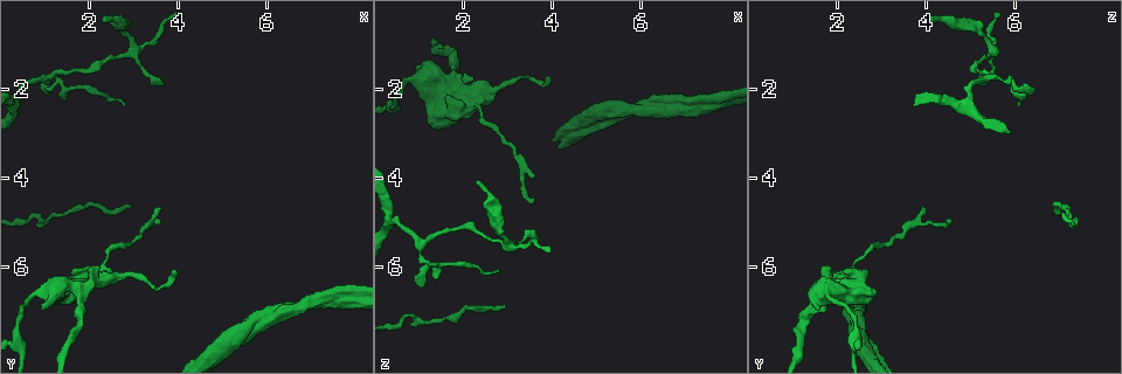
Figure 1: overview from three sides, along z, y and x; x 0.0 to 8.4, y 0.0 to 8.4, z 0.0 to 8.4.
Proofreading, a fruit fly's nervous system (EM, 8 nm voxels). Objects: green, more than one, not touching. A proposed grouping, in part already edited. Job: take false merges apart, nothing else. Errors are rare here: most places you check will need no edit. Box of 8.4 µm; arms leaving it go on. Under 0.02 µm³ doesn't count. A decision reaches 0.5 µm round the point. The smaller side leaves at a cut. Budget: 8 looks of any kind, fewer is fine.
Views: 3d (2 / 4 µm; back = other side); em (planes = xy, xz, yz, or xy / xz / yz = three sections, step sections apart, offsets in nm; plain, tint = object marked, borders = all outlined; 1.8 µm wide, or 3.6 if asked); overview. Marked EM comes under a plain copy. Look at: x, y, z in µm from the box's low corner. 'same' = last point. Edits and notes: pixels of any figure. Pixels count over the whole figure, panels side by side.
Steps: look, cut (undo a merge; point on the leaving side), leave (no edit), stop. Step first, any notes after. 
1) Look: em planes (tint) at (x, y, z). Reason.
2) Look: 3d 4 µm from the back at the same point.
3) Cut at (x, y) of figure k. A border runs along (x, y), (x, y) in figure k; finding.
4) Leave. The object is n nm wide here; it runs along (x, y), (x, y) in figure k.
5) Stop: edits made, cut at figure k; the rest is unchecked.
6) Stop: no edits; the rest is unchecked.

Look: em planes (tint) at (1.05, 1.70, 5.50). Arms part here.

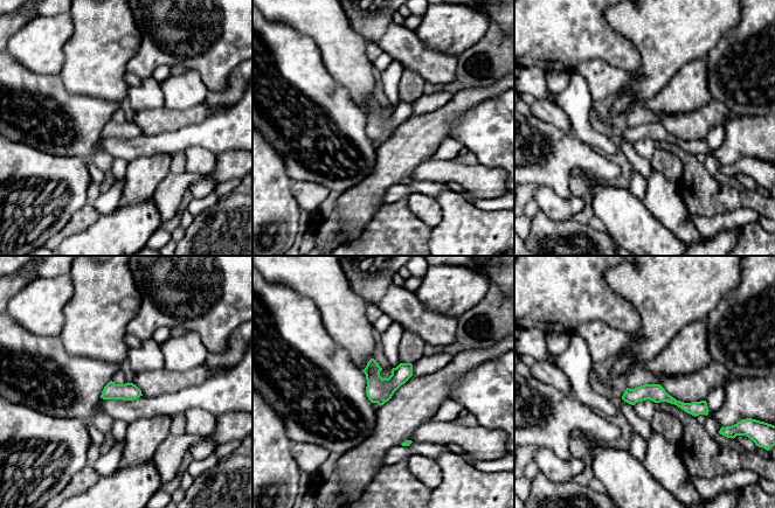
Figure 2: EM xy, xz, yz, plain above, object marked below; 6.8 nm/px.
Leave. It runs along (625, 396), (658, 394), (705, 411) in figure 2; continuous, no second neuron.

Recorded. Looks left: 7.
Look: em 3.6 µm planes (tint) at (2.95, 0.85, 5.30). Sharp bend.

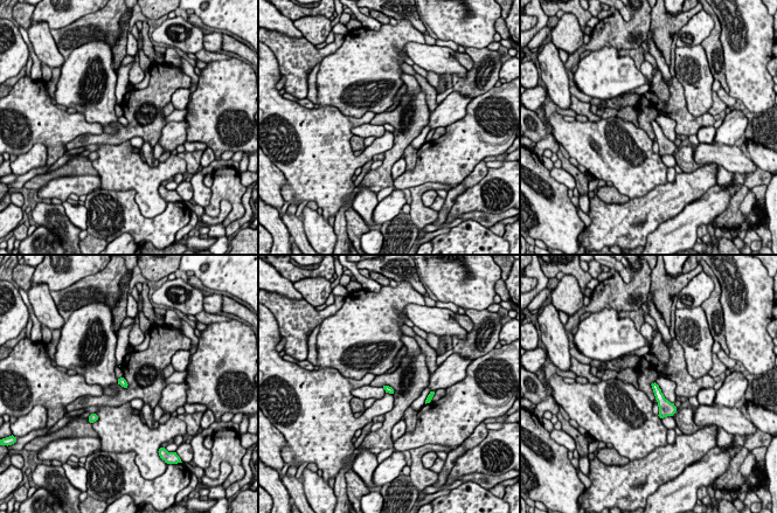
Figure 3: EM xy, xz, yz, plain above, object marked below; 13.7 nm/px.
Leave. Continuous, no second neuron.

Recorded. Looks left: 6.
Look: 3d 4 µm at (1.35, 6.50, 1.95).

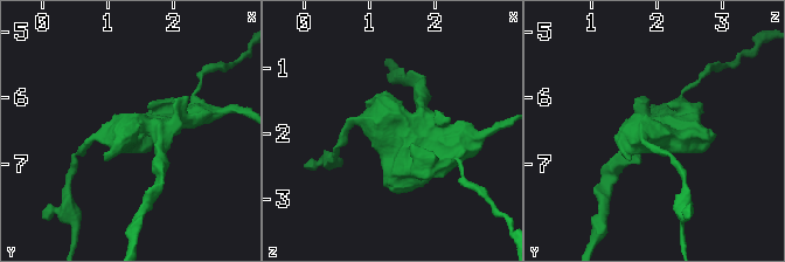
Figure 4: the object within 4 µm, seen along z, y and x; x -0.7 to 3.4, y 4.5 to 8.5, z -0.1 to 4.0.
Look: em 3.6 µm planes (tint) at (1.40, 6.50, 2.00). Shape alone is not enough.

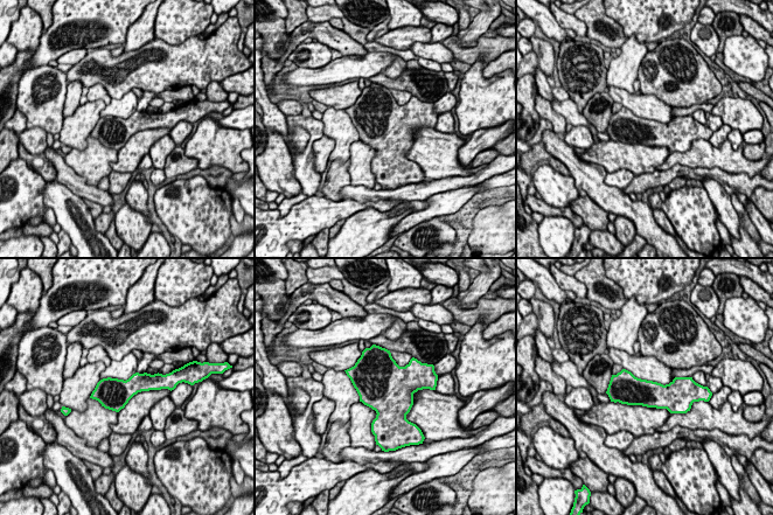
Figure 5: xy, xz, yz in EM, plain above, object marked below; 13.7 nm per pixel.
Leave. Continuous, no second neuron.

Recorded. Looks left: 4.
Stop: no edits; the rest is unchecked.

